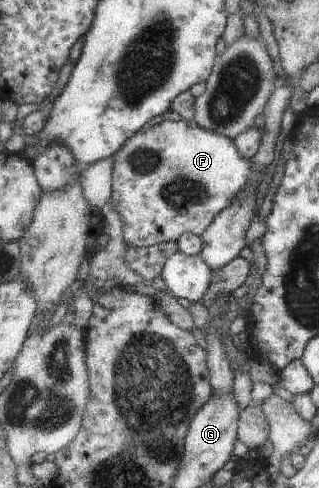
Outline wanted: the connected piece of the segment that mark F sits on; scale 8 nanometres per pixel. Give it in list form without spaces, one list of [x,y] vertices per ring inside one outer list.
[[[191,120],[163,121],[135,134],[114,154],[114,191],[110,202],[115,205],[124,222],[123,234],[128,245],[153,246],[177,241],[185,233],[201,237],[214,218],[238,197],[253,171],[252,160],[242,157],[233,139],[209,132]]]

